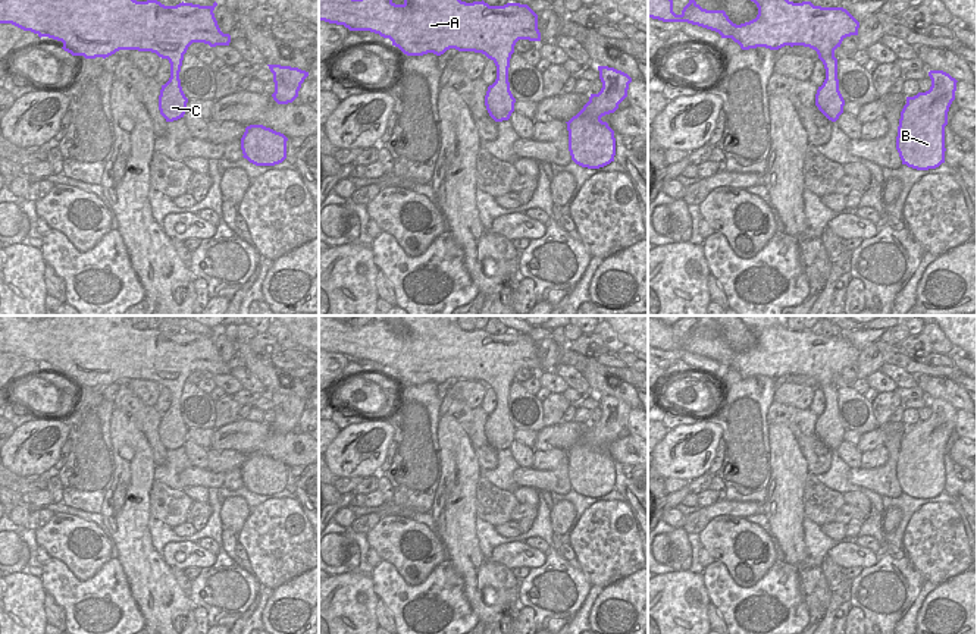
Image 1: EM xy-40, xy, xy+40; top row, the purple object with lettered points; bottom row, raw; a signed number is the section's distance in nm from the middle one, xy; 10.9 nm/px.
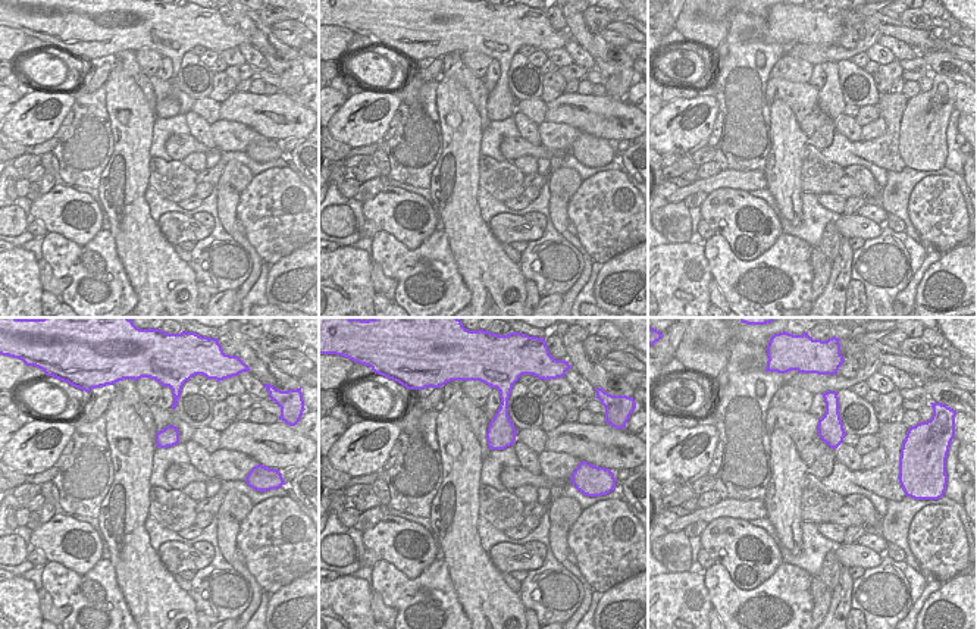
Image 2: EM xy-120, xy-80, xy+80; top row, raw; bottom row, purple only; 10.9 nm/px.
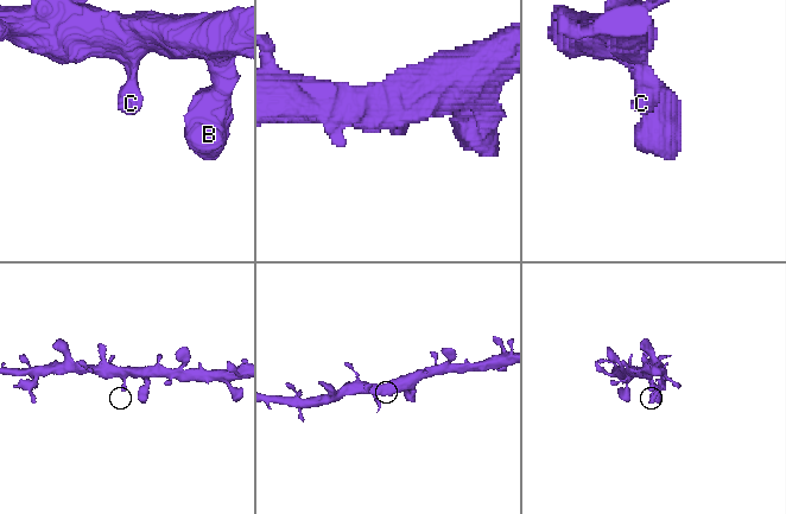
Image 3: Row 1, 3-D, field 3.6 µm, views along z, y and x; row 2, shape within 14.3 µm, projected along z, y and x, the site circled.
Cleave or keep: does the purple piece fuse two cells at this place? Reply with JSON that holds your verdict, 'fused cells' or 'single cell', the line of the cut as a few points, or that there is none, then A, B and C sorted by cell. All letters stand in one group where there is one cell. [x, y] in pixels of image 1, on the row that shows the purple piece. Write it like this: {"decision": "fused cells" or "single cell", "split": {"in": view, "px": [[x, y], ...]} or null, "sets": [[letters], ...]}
{"decision": "single cell", "split": null, "sets": [["A", "B", "C"]]}

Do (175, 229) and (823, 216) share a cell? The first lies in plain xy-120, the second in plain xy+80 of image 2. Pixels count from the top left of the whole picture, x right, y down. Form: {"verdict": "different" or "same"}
{"verdict": "different"}

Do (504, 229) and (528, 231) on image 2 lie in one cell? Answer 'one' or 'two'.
one

